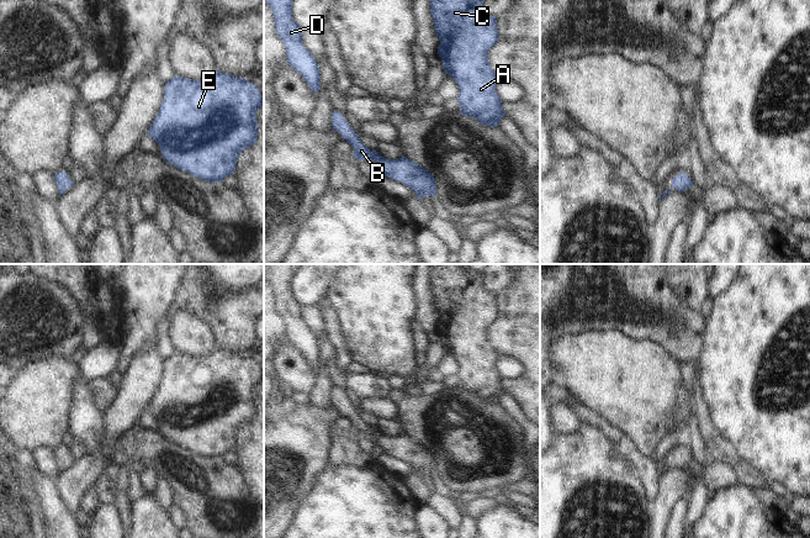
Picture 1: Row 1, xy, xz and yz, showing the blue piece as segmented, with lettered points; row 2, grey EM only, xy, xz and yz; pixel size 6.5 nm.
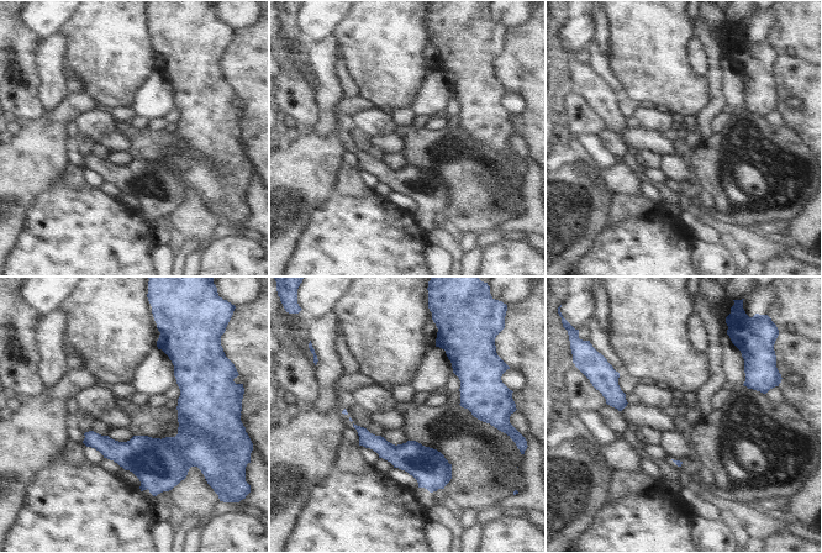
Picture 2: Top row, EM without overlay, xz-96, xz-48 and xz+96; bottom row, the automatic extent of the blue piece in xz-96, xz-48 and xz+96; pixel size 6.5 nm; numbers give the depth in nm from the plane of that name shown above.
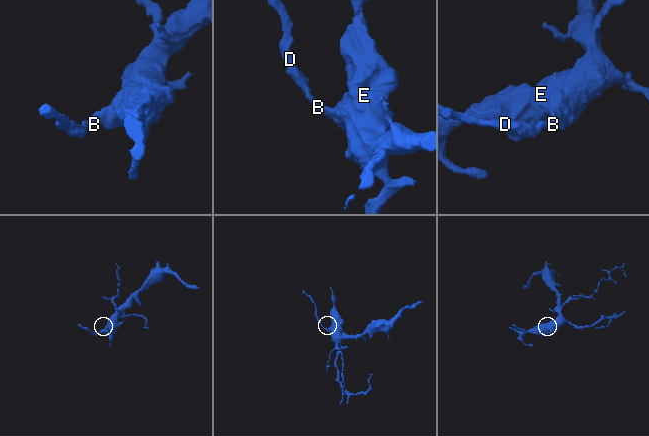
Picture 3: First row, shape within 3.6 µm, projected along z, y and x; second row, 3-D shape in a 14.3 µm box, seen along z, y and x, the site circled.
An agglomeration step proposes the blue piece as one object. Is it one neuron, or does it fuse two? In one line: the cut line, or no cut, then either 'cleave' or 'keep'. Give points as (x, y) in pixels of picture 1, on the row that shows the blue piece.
no cut; keep

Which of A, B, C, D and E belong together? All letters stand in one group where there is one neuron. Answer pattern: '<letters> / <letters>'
A B C D E

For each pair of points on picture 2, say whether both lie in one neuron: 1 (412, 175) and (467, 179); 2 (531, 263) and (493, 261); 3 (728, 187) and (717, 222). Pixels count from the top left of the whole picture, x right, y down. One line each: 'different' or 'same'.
1: different
2: same
3: different

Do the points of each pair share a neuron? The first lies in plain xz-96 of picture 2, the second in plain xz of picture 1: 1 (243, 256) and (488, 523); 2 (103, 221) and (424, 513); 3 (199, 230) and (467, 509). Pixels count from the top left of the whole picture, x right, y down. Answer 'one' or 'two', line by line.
1: one
2: two
3: two

